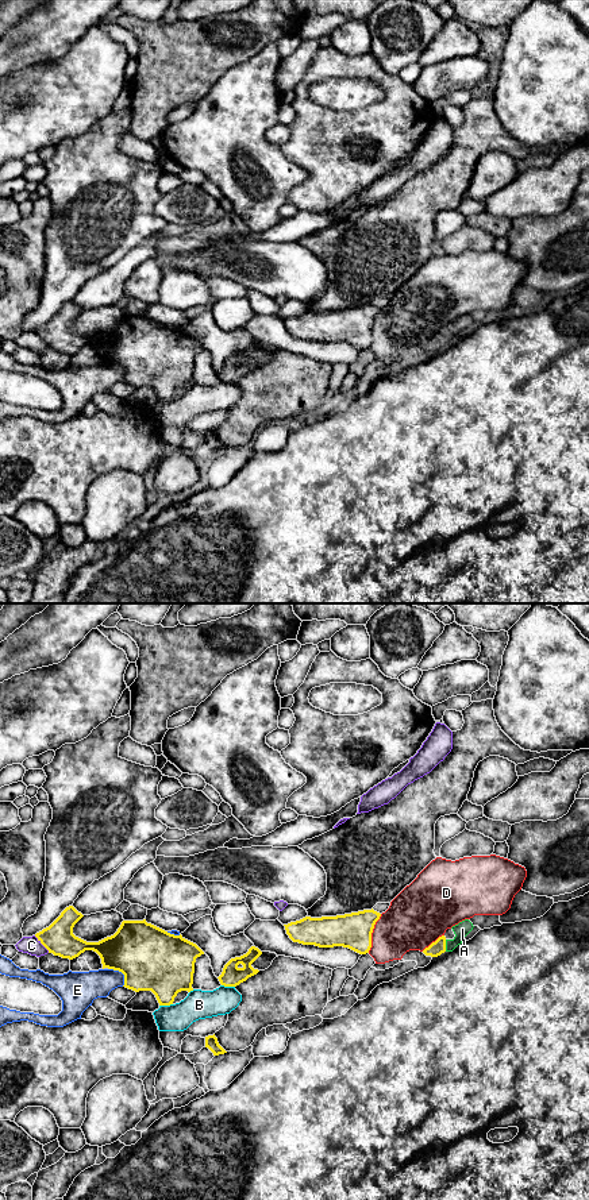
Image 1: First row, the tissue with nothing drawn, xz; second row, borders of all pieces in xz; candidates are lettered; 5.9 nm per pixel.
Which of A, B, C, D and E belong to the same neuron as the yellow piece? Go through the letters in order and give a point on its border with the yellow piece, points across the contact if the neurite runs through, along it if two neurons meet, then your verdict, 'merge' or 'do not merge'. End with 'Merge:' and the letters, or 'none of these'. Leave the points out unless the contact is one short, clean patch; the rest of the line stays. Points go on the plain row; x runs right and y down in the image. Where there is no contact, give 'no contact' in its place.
A: meets yellow in xz at (445, 340); runs through xz (437, 343), (445, 340), (462, 324); merge
B: meets yellow in xz at (228, 381); do not merge
C: meets yellow in xz at (41, 338); do not merge
D: meets yellow in xz at (372, 327); do not merge
E: meets yellow in xz at (122, 367); do not merge
Merge: A

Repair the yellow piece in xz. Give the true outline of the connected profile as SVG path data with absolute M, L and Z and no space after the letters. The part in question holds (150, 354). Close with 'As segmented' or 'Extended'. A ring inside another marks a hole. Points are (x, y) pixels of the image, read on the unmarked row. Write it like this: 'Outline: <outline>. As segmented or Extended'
Outline: M73 301L66 302L61 310L46 324L36 328L38 336L54 351L73 355L85 346L96 347L103 364L119 366L124 370L124 381L135 387L151 386L159 401L170 401L181 386L193 386L193 369L196 354L204 347L181 329L170 329L143 316L123 316L118 327L99 337L86 337L73 329L74 320L84 310Z. As segmented

